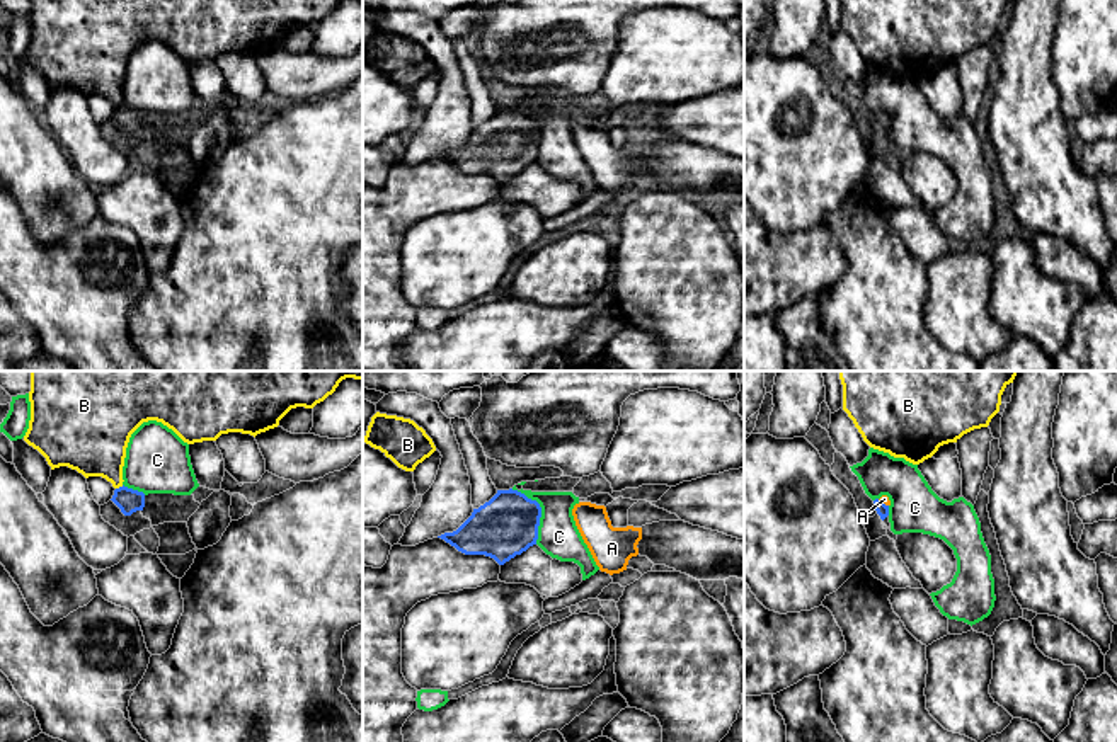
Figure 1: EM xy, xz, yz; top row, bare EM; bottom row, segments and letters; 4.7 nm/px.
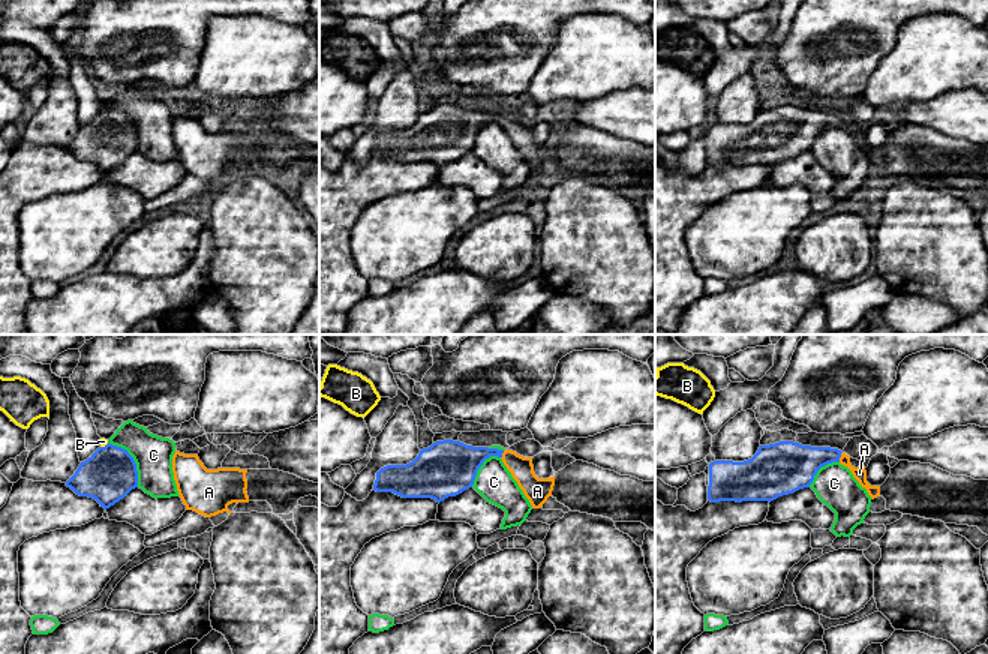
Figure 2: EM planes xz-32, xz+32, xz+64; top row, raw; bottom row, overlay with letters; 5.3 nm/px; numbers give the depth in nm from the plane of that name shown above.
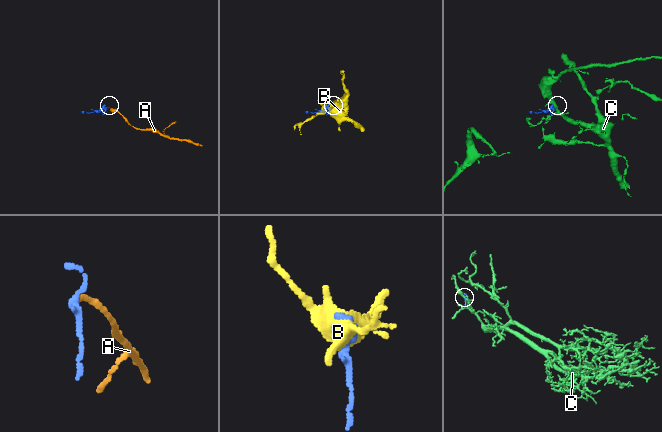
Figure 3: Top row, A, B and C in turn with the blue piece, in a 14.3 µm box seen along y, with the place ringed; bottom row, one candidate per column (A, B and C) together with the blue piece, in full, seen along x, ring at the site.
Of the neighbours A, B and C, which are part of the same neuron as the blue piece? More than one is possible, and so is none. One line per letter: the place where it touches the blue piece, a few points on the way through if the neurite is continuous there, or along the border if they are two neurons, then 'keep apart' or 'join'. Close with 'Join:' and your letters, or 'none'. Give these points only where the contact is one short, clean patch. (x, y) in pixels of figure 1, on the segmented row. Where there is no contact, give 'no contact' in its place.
A: yz (881, 501) | across yz (881, 507), (881, 501), (884, 499) | join
B: xy (120, 487) | keep apart
C: xz (540, 511) | along xz (511, 489), (533, 499), (540, 507), (537, 543) | keep apart
Join: A

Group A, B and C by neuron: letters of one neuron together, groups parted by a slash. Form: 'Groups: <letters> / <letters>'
Groups: A / B / C

